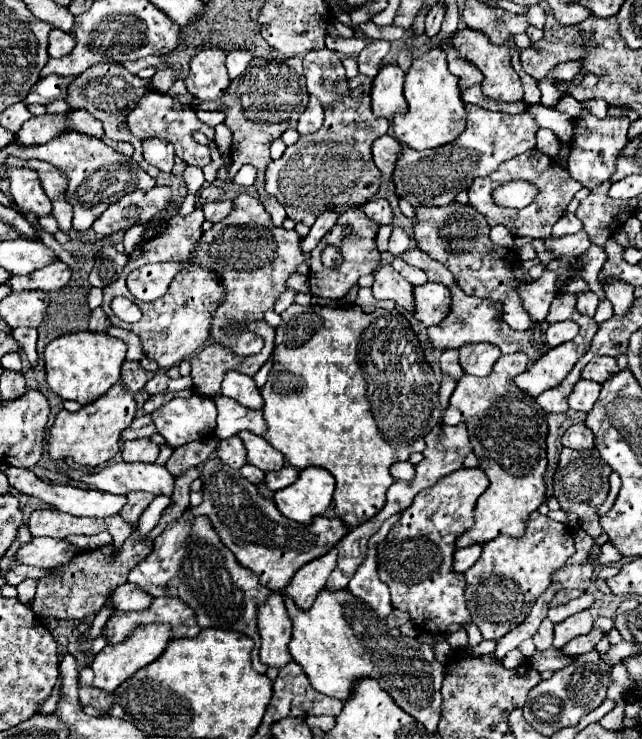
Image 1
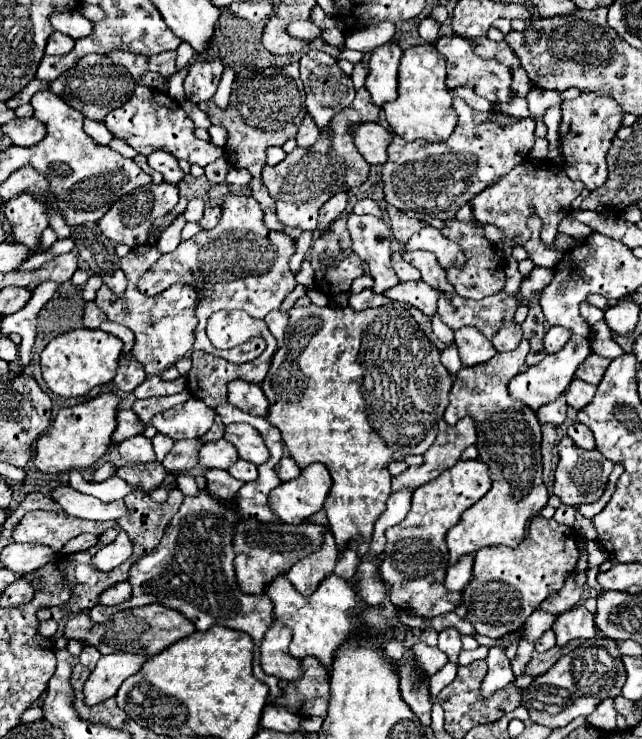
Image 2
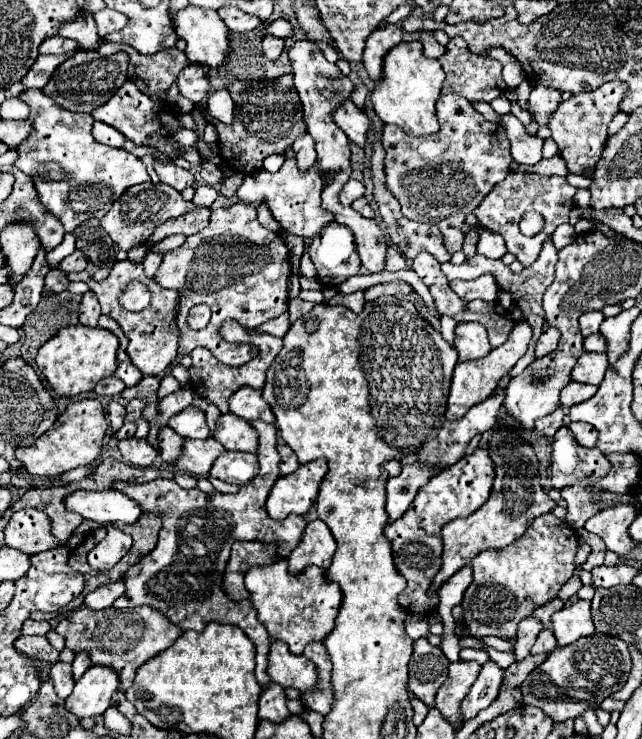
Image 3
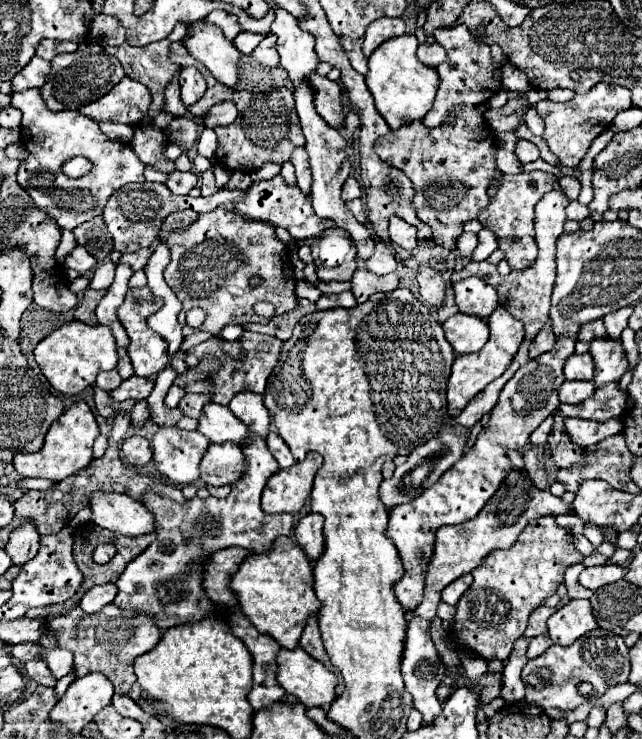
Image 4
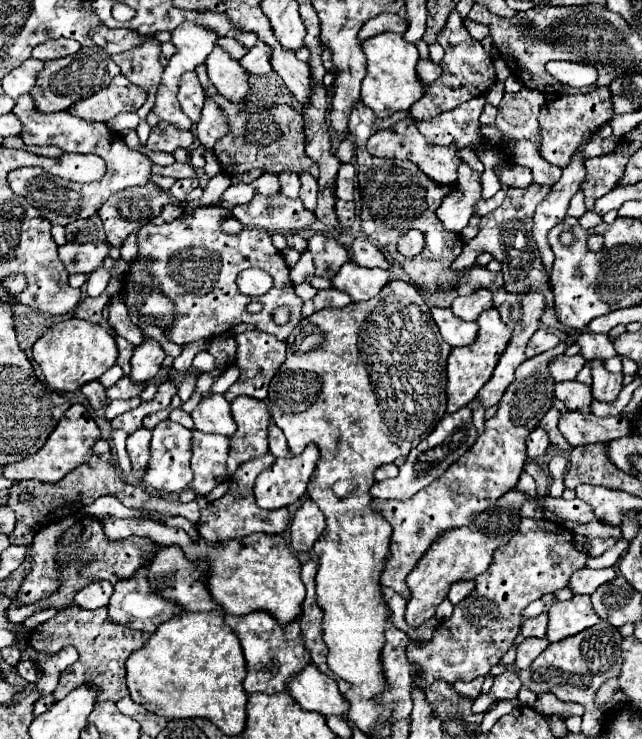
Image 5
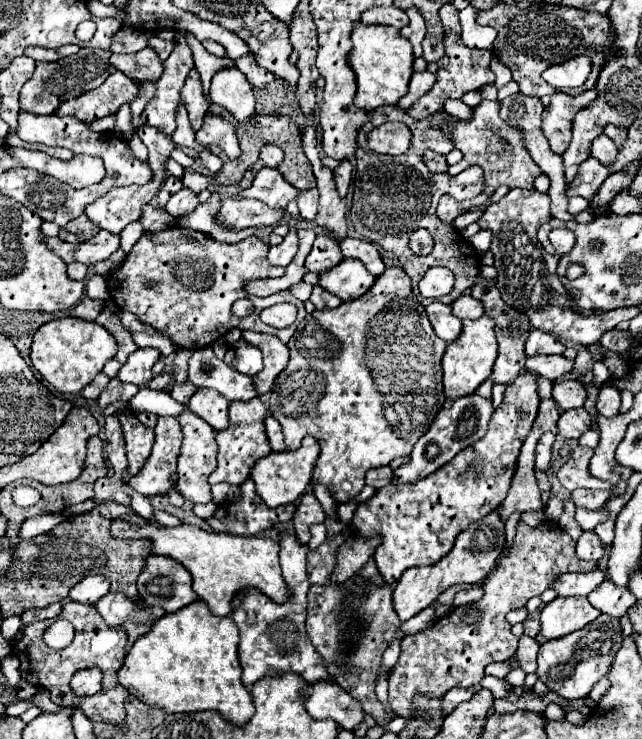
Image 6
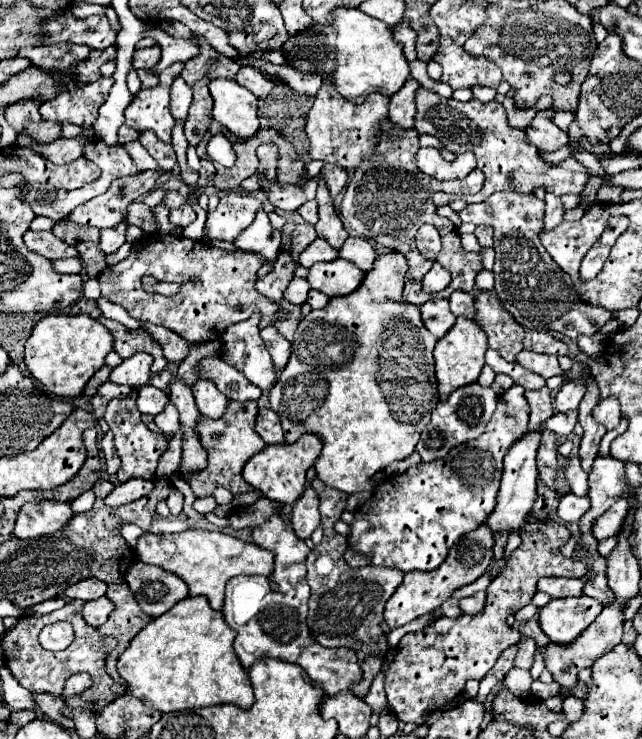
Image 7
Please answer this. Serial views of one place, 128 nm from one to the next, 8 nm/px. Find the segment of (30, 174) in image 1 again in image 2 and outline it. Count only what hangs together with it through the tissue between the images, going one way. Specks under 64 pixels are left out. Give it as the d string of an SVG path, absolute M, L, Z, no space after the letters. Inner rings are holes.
M24 192L4 204L4 214L12 224L12 240L36 250L36 242L48 226L48 206L38 196Z

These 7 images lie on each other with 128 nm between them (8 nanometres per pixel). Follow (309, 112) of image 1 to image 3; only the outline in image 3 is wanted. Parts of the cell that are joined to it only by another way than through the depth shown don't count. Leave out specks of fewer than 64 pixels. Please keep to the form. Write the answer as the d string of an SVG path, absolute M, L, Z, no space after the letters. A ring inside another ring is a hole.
M308 132L300 134L294 144L292 144L292 150L296 154L296 160L298 160L298 166L302 170L308 170L308 166L312 166L316 162L316 150L314 150L314 140Z

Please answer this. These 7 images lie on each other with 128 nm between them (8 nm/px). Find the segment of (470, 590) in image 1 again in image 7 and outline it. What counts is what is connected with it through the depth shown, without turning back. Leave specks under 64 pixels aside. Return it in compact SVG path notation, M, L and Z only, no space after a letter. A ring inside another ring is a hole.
M536 520L522 524L522 544L512 552L506 568L488 586L484 610L476 616L460 614L458 618L440 616L420 632L402 636L398 644L398 656L390 664L384 678L388 704L396 716L404 722L424 722L428 708L454 700L468 680L482 680L486 672L496 664L498 656L520 640L520 632L506 624L506 618L524 608L536 594L536 584L542 576L566 576L584 578L588 564L564 558L560 548L570 538L570 530L554 520Z

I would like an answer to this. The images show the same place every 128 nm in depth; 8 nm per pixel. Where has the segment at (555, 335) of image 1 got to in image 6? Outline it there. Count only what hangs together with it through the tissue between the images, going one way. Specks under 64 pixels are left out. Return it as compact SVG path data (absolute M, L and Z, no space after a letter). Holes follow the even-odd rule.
M530 330L530 336L526 340L526 356L536 356L536 354L562 354L564 352L564 344L554 338L548 332Z

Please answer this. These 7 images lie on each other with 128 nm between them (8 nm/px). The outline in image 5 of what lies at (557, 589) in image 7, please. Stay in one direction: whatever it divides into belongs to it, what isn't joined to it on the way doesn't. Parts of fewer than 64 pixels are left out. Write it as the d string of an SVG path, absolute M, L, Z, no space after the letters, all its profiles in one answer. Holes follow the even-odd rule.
M600 568L600 570L578 570L576 574L572 574L568 588L576 594L592 594L598 586L610 582L612 578L616 578L616 570L614 568Z

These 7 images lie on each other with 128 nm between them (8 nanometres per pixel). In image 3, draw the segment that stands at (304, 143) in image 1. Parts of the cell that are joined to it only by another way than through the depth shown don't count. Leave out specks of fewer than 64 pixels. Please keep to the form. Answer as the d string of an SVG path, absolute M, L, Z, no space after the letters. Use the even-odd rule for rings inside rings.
M288 158L282 164L282 168L274 174L260 170L256 174L244 176L242 186L238 188L238 198L242 202L250 202L250 204L266 202L272 216L282 224L282 228L286 232L292 232L292 234L298 234L304 238L312 238L316 232L320 232L326 226L326 218L320 218L322 190L324 190L324 178L322 178L318 162L308 170L300 170L296 160Z

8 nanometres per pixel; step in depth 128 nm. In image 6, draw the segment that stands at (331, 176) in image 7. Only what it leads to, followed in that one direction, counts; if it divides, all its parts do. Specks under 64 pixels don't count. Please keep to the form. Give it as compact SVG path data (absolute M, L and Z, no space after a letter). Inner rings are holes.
M344 160L336 170L334 170L334 180L338 186L340 196L344 198L348 194L348 186L350 186L350 178L352 178L352 166L348 160Z

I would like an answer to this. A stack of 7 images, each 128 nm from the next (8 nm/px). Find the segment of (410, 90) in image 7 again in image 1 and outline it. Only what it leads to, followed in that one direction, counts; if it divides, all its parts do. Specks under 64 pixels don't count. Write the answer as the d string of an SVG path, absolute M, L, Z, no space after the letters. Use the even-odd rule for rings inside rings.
M436 4L430 8L428 16L426 16L426 36L432 38L440 32L440 24L444 20L444 14L446 14L446 4Z

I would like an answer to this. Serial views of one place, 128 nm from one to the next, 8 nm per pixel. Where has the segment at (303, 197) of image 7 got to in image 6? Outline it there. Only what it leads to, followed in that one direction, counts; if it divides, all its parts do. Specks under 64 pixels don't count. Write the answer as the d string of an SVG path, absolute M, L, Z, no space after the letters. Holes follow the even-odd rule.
M262 168L256 174L252 186L246 190L240 190L238 196L256 198L272 208L286 208L286 204L298 196L298 190L284 180L278 168Z

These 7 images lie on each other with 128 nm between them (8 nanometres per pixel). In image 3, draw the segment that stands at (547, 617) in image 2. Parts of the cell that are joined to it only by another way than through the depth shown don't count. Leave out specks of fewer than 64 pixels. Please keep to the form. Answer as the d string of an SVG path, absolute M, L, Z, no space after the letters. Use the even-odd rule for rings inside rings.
M530 616L530 618L526 618L526 620L522 620L518 624L518 634L516 634L518 642L514 646L518 660L524 660L530 654L530 648L534 646L534 642L536 642L538 634L542 632L542 628L544 628L542 622L538 618L534 618L534 616Z

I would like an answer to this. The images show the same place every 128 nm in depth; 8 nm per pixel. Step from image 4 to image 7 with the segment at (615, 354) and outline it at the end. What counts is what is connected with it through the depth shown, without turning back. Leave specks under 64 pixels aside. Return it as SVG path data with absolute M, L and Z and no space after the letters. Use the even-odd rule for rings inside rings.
M604 398L604 400L600 400L600 404L594 408L594 416L608 430L616 428L620 424L620 416L622 416L620 414L620 402L616 398Z

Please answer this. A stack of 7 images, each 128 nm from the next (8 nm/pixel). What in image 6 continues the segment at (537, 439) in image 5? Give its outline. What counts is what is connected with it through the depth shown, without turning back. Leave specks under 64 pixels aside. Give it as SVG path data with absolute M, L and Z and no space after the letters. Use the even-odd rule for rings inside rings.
M544 432L536 444L536 468L538 470L548 470L550 468L550 450L552 450L552 444L554 444L554 434L552 432Z

